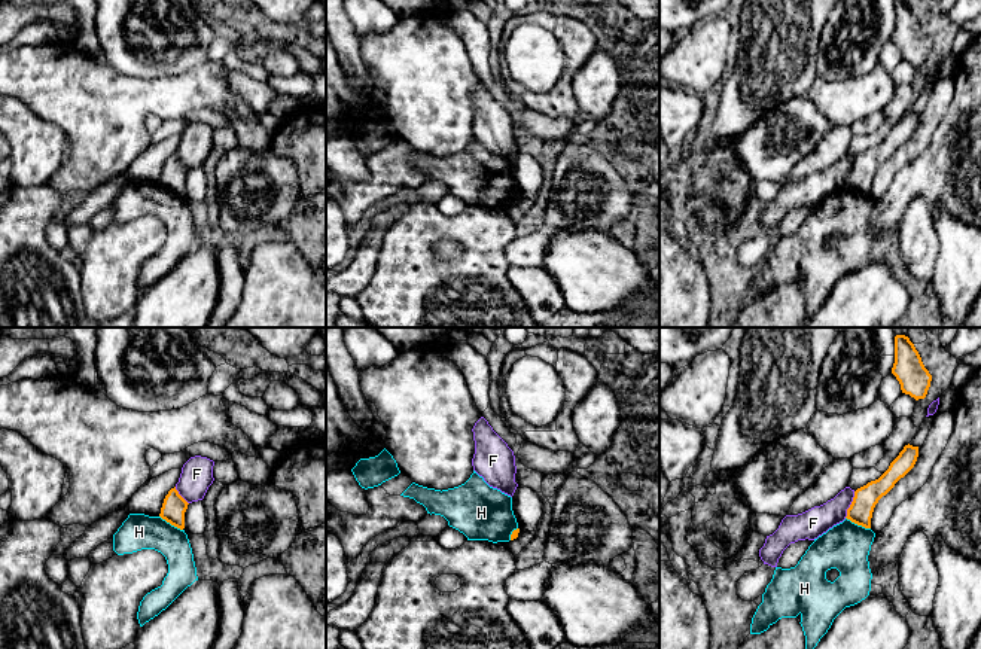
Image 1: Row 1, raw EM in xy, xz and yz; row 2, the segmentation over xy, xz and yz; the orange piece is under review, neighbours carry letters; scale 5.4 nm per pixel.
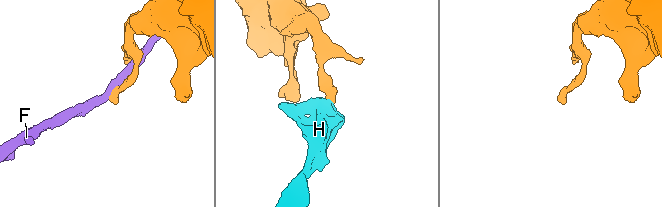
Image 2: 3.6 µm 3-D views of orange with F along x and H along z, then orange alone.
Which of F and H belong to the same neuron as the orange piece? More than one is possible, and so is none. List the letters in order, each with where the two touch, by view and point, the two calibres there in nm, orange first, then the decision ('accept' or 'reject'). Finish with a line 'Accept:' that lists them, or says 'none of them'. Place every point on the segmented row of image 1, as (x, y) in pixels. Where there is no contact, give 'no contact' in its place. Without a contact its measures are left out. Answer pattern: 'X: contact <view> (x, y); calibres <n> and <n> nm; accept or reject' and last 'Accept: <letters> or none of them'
F: contact yz (850, 505); calibres 130 and 160 nm; reject
H: contact yz (858, 524); calibres 130 and 260 nm; reject
Accept: none of them

